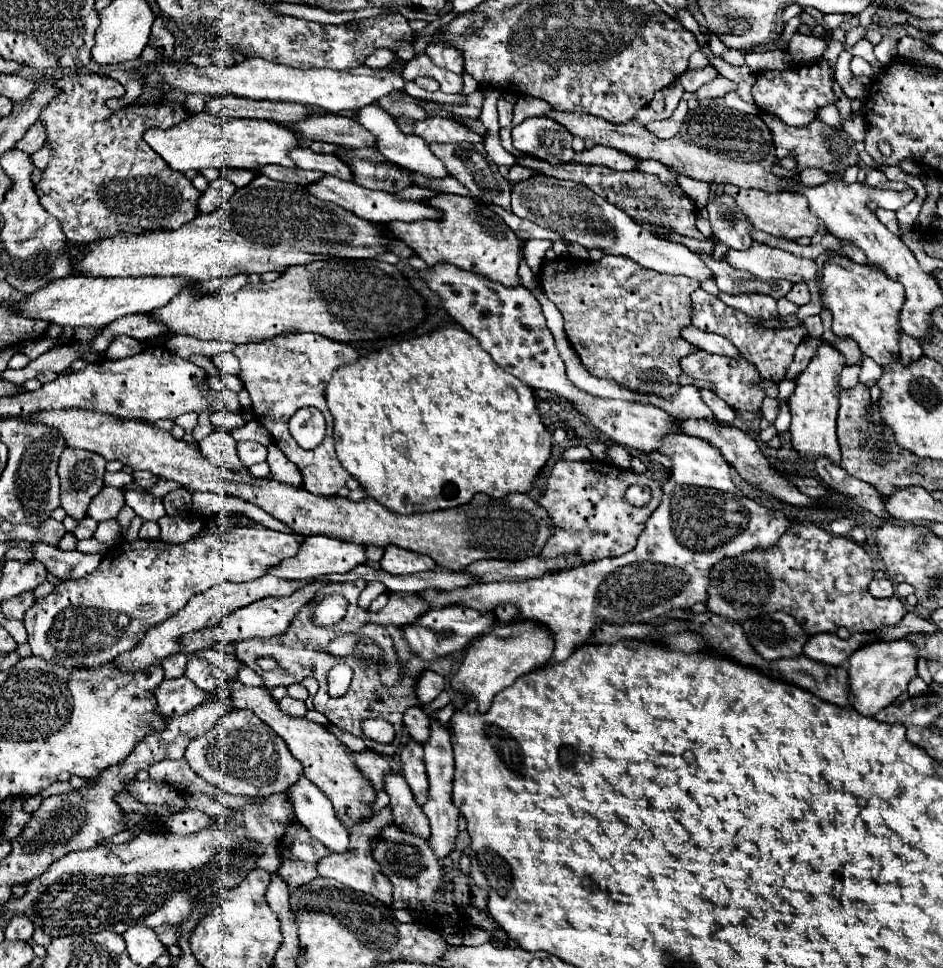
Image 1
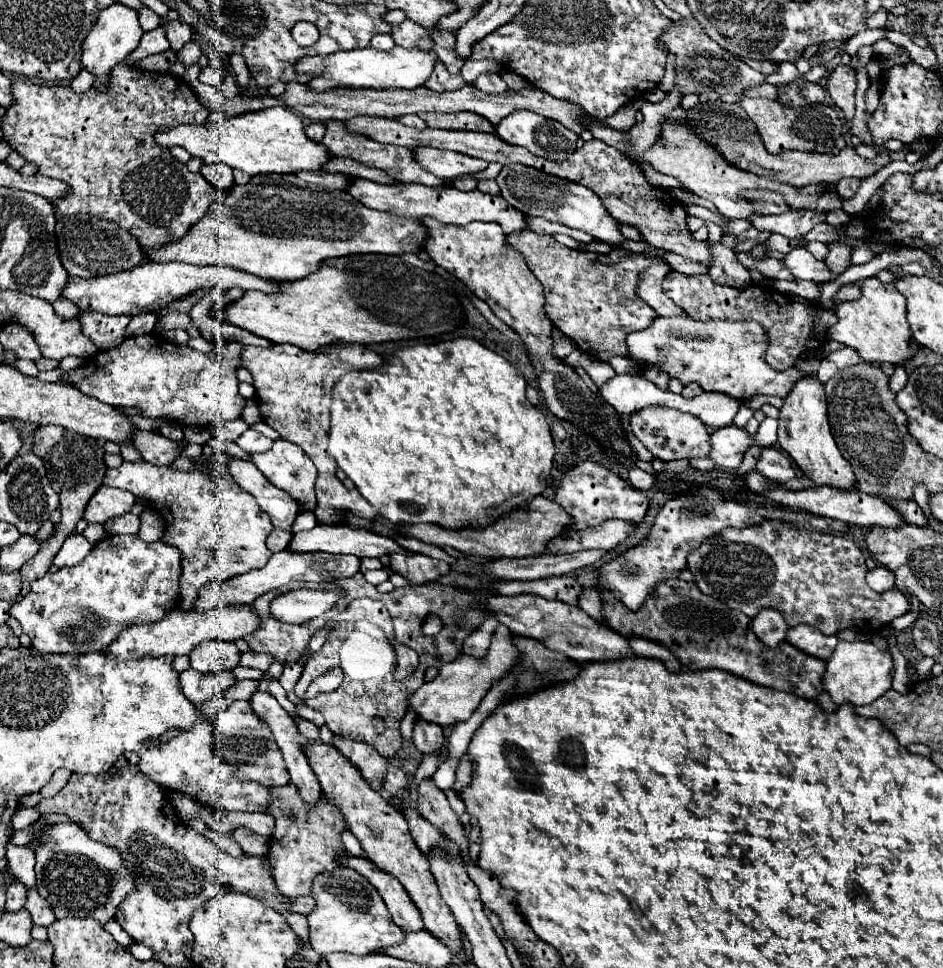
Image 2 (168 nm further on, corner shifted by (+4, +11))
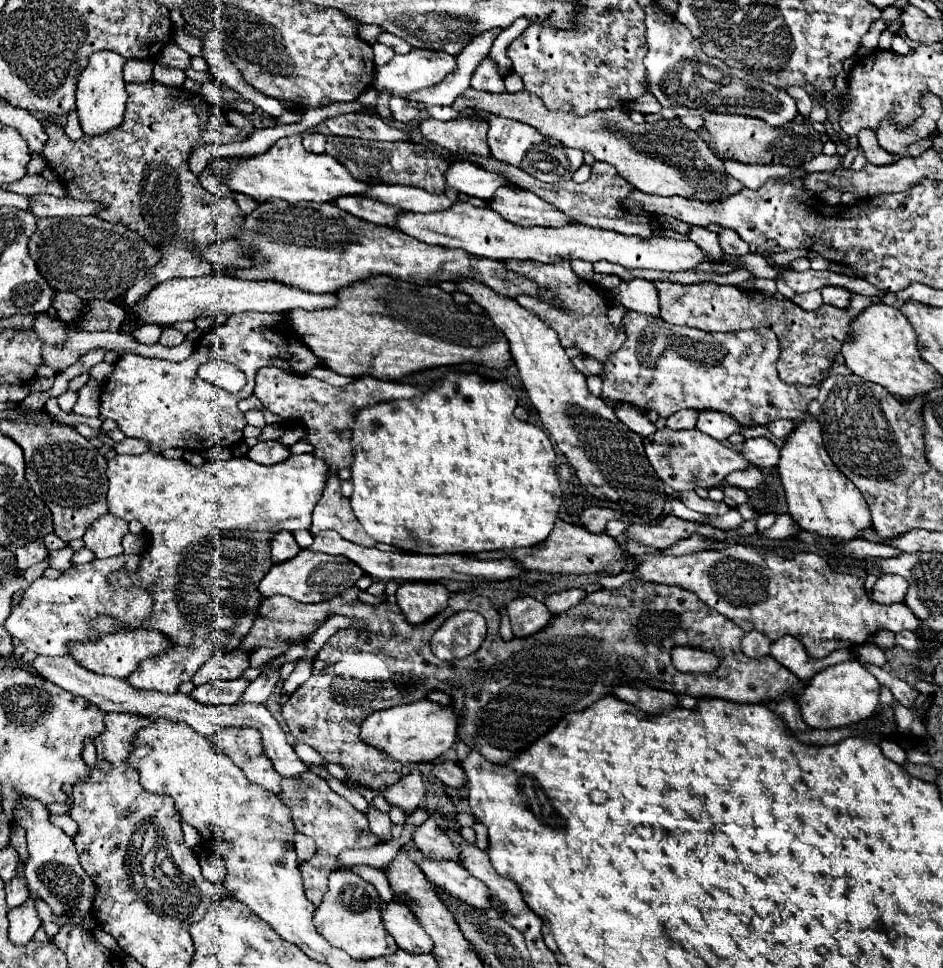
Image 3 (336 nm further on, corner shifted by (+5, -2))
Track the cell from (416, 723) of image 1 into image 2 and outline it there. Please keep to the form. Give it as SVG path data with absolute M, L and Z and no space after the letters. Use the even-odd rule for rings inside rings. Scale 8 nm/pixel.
M416 719L412 741L420 753L434 753L444 747L444 731L436 723L422 723L422 719Z

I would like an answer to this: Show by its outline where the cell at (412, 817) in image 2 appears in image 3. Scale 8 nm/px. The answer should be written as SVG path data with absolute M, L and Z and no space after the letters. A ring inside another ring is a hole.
M425 858L421 862L423 874L429 878L431 884L443 886L447 892L457 896L459 900L471 904L473 908L489 910L491 900L489 900L489 888L481 884L481 880L469 876L465 868L461 868L455 862L437 862L433 858Z

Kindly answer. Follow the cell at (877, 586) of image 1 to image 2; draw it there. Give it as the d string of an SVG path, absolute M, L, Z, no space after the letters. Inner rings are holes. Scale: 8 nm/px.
M882 565L874 567L872 571L868 571L866 575L866 583L870 585L870 589L882 593L886 589L892 589L894 587L894 573Z

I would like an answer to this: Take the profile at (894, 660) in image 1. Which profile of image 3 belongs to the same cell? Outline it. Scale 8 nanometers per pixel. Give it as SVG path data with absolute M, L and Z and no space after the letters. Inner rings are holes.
M857 660L829 666L817 672L817 676L813 676L813 680L801 692L801 696L797 696L801 718L813 730L841 728L841 726L857 724L873 716L873 712L877 710L879 688L881 686L875 680L875 676L869 670L865 670Z

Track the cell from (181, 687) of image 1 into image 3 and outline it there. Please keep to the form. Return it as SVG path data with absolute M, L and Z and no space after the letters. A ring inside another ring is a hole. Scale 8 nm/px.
M247 678L197 686L189 696L201 704L237 704L247 688Z

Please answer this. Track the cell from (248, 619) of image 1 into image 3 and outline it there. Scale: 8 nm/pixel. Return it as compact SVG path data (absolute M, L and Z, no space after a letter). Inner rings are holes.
M127 630L127 632L101 636L93 642L85 642L85 644L69 644L69 654L77 660L77 664L81 664L83 668L87 668L95 674L127 678L131 672L137 670L141 660L153 656L155 652L165 652L165 648L169 648L169 640L161 632L155 632L155 630Z

